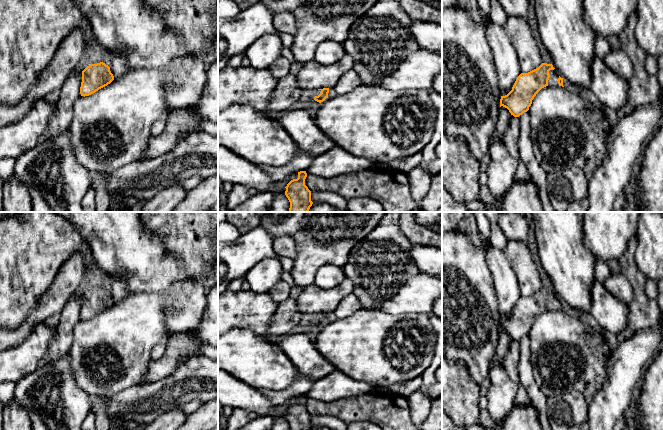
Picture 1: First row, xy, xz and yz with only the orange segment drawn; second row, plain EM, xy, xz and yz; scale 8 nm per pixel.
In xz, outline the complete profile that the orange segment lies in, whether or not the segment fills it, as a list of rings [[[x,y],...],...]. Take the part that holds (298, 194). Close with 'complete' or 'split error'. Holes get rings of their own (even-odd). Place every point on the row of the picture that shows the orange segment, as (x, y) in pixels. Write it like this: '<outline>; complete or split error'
[[[300,171],[298,178],[291,180],[285,187],[285,195],[290,202],[288,212],[308,212],[312,206],[311,191],[305,185],[306,177],[306,171]]]; complete

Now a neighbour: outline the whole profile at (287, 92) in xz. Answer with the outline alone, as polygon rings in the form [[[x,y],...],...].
[[[288,74],[280,78],[269,97],[267,112],[281,113],[288,110],[300,98],[302,89],[297,84],[297,77]]]

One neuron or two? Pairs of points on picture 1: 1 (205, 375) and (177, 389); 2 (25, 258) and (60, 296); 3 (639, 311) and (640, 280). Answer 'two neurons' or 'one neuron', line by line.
1: one neuron
2: two neurons
3: one neuron

